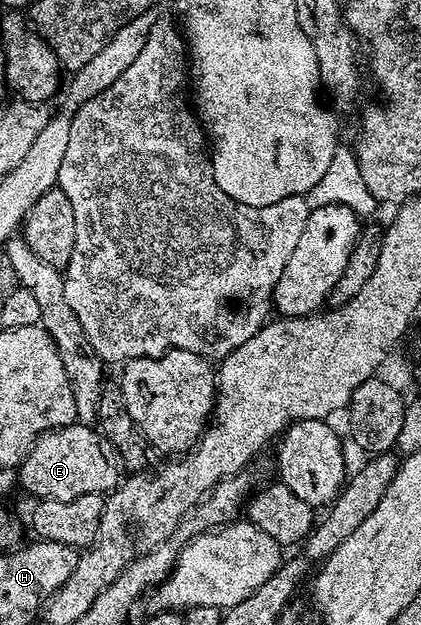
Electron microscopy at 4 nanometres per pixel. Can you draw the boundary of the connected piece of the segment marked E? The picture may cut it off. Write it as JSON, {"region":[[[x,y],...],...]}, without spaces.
{"region":[[[72,421],[67,427],[47,431],[17,468],[19,483],[36,500],[69,502],[82,494],[110,493],[121,482],[121,464],[114,447],[94,426]]]}

